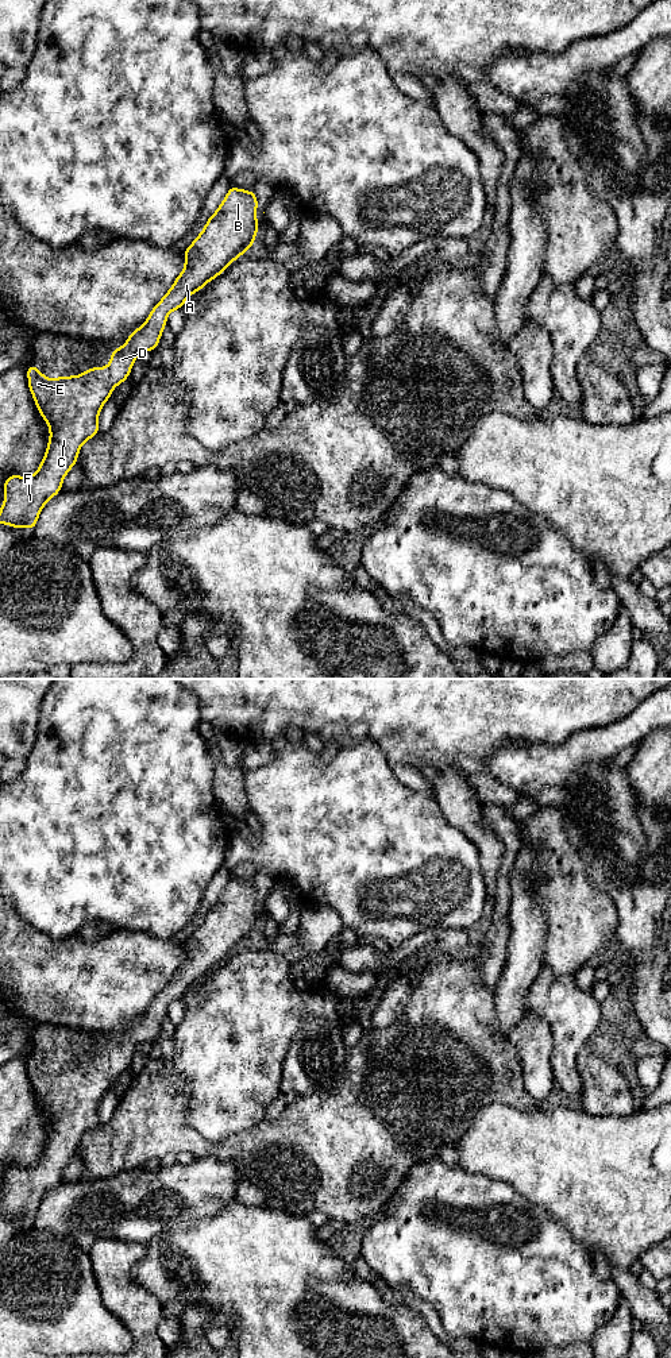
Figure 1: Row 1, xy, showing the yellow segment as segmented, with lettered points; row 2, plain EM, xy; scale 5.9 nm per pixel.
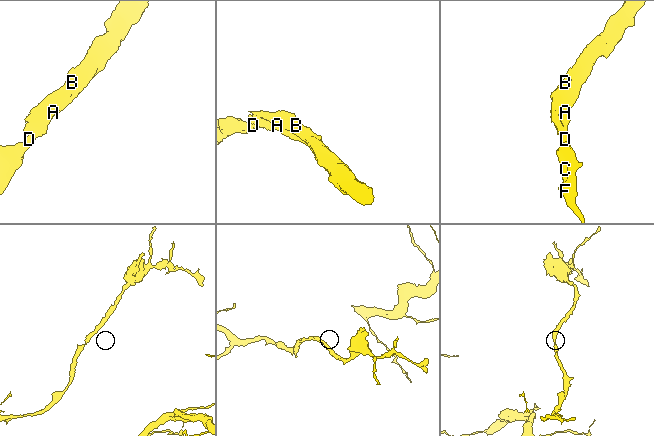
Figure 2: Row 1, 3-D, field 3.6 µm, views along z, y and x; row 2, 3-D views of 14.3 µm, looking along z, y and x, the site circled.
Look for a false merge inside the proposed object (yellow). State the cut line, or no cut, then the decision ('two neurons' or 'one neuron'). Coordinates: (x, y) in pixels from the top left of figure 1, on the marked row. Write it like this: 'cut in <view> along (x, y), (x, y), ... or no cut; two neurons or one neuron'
no cut; one neuron

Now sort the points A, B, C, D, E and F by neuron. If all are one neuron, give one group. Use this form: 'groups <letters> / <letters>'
groups A B C D E F

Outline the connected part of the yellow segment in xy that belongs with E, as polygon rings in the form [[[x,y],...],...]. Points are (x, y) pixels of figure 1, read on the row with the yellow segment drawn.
[[[230,186],[201,234],[184,251],[182,273],[153,308],[146,323],[111,354],[108,367],[92,367],[81,375],[50,379],[28,364],[27,383],[41,416],[49,424],[50,440],[34,475],[9,475],[5,479],[0,524],[35,529],[42,508],[61,491],[81,445],[99,433],[97,418],[112,389],[128,378],[140,352],[157,348],[167,315],[182,308],[189,296],[201,290],[252,246],[259,227],[257,205],[254,190]]]

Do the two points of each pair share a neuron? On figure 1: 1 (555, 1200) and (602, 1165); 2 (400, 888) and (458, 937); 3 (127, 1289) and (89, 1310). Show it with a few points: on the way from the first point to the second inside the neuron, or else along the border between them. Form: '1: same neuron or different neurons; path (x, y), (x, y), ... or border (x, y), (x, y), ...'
1: same neuron; path (567, 1188), (582, 1173), (590, 1173)
2: different neurons; border (435, 926), (463, 928), (466, 930)
3: different neurons; border (95, 1272), (103, 1304), (124, 1326)

